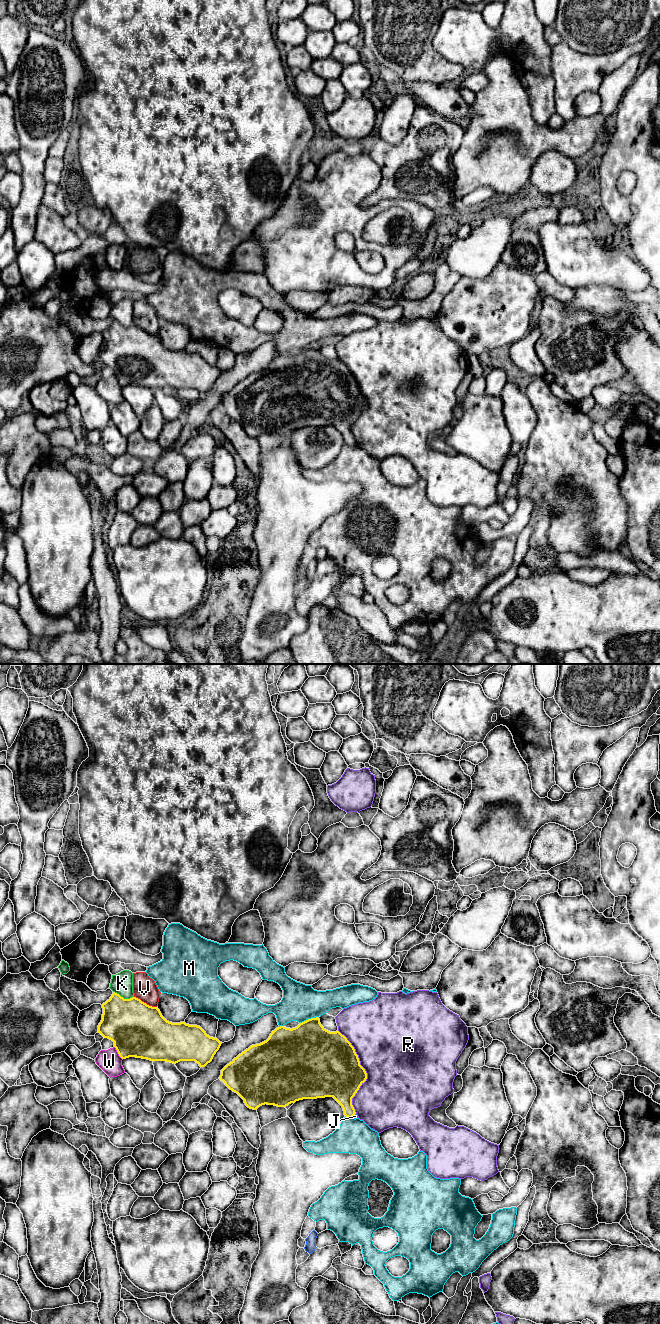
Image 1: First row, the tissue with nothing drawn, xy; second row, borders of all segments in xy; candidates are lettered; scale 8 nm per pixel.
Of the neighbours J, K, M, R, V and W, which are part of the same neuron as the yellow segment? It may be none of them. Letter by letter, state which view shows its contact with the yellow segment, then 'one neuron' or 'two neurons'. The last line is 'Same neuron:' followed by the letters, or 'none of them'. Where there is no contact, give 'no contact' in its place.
J: xy | one neuron
K: xy | two neurons
M: xy | two neurons
R: xy | two neurons
V: xy | two neurons
W: xy | two neurons
Same neuron: J

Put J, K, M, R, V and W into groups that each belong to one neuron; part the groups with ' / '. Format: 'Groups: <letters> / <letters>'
Groups: J / K / M / R / V / W

